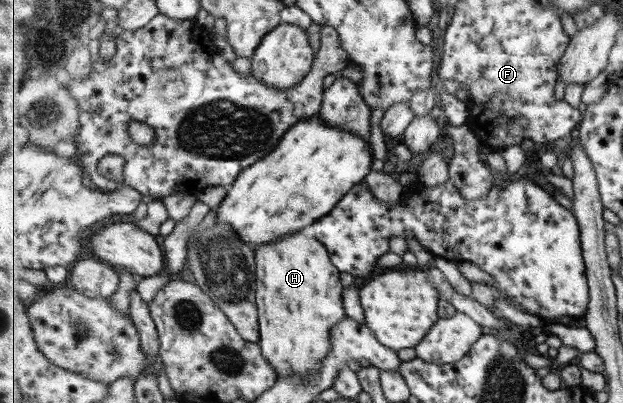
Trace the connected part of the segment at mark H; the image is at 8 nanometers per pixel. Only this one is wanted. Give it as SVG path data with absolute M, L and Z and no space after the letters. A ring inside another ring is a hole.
M304 230L291 233L273 244L259 246L255 250L255 263L262 356L276 369L279 378L291 378L295 374L303 378L317 376L322 371L324 359L334 351L332 331L347 317L343 303L342 272L331 261L326 246L317 238L307 235Z

